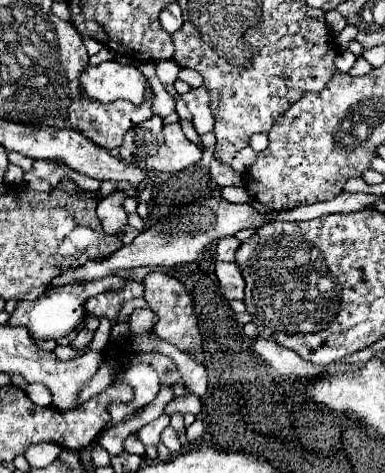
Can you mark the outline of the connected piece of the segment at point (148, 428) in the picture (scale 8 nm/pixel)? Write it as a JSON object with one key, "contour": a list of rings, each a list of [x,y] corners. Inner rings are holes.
{"contour":[[[164,413],[164,415],[158,417],[156,421],[144,425],[144,427],[140,429],[140,441],[142,441],[144,445],[158,445],[158,443],[160,443],[160,433],[168,427],[168,423],[170,423],[170,417]]]}

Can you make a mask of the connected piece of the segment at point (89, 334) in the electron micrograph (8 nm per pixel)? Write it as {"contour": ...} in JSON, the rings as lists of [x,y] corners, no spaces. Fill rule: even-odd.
{"contour":[[[82,329],[82,331],[76,335],[76,339],[72,341],[72,347],[75,349],[83,349],[92,342],[93,337],[94,332],[87,329]]]}

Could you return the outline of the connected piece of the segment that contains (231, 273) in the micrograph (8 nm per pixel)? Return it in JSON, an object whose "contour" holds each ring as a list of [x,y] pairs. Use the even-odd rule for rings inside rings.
{"contour":[[[216,261],[216,277],[220,281],[220,291],[226,299],[244,299],[244,279],[242,269],[236,263]]]}

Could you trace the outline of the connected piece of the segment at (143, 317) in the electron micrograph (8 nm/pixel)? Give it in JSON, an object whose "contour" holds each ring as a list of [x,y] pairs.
{"contour":[[[136,309],[130,315],[130,327],[132,333],[150,333],[154,329],[154,321],[156,321],[156,313],[152,309]]]}

